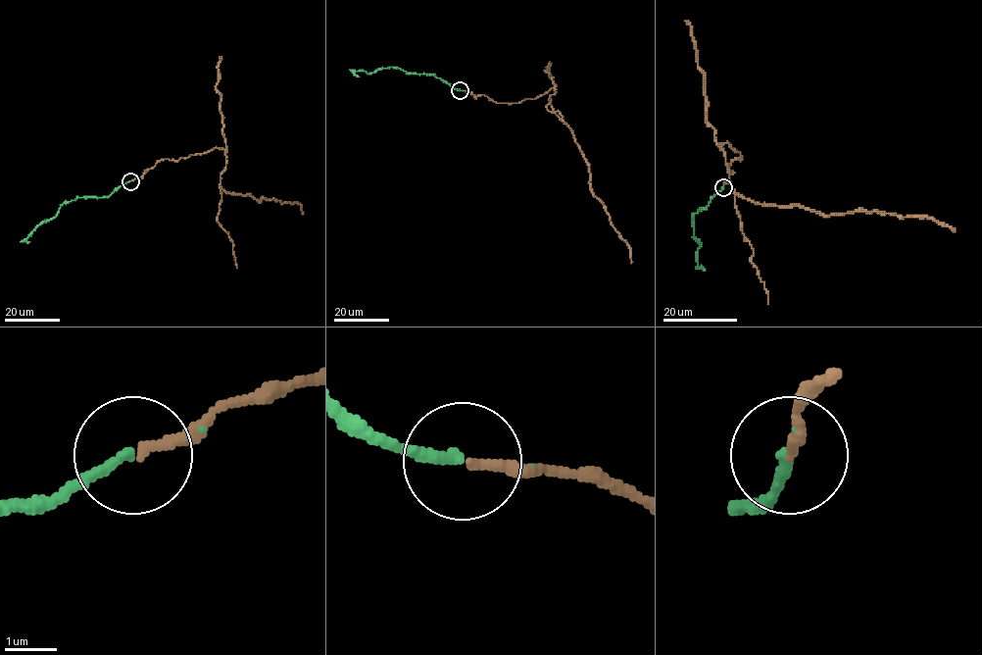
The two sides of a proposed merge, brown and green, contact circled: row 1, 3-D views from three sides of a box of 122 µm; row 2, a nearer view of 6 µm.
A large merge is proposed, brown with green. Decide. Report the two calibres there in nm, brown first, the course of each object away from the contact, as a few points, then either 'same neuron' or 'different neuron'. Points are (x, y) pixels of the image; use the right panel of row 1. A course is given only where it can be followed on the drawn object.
calibres 200 and 150 nm; course brown (723, 187), (741, 160), (727, 142), (731, 188), (754, 201), (927, 217), (954, 232); course green (723, 187), (706, 209), (700, 209), (692, 217), (693, 234), (701, 246), (696, 267), (705, 269); same neuron

